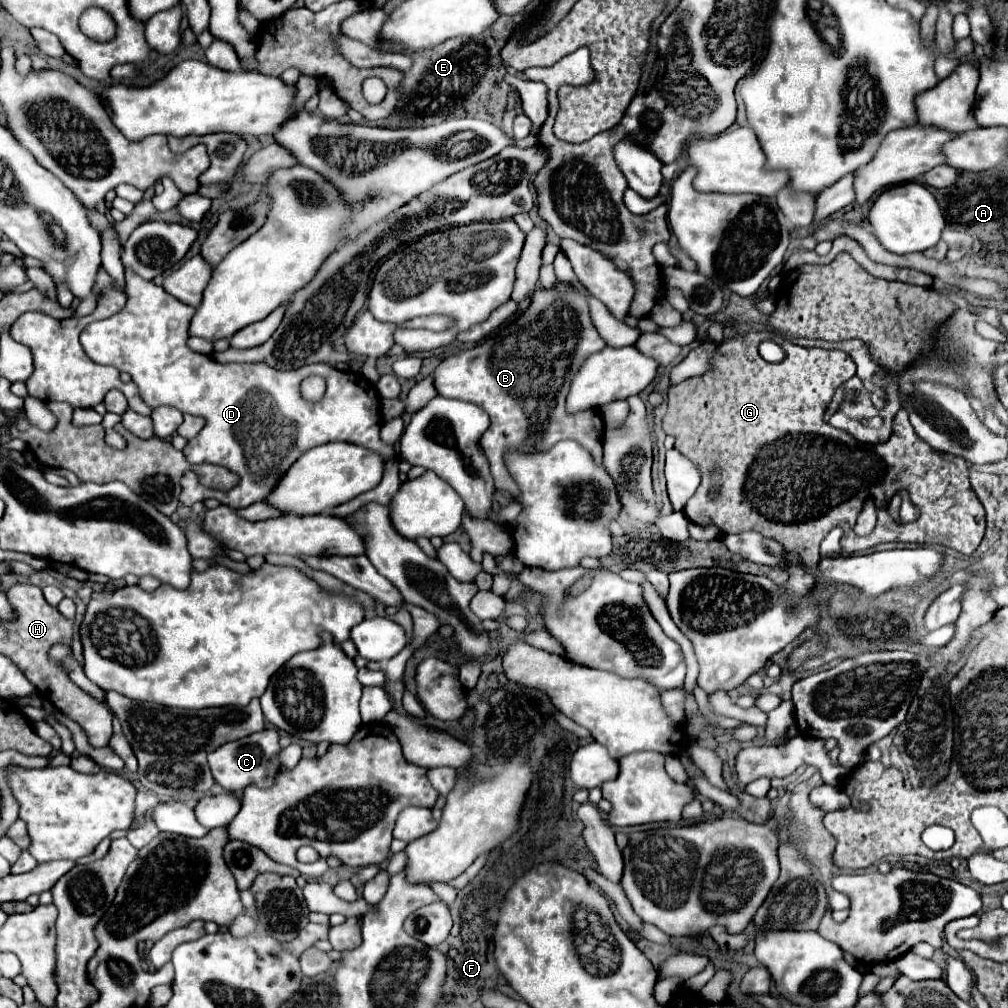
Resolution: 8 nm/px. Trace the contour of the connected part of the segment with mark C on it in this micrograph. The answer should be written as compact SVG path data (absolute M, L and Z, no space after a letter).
M261 730L237 742L219 746L215 752L209 754L209 766L215 782L219 782L225 788L225 792L243 792L245 786L251 784L257 784L259 788L269 788L271 782L277 778L277 772L281 772L279 754L281 746L277 730Z

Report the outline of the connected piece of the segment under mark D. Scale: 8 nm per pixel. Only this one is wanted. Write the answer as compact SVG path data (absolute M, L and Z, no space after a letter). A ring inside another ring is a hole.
M125 270L127 280L127 304L121 310L121 314L115 314L107 320L89 324L81 334L81 344L85 354L95 360L97 364L109 364L119 368L121 372L131 374L133 382L139 386L141 398L151 406L157 408L161 404L169 404L185 414L203 416L205 426L199 436L191 438L187 446L183 448L185 458L191 464L219 464L239 474L239 484L231 488L229 492L221 490L209 490L197 482L195 472L185 472L181 478L181 502L185 506L193 506L195 502L203 502L207 498L215 498L225 506L231 508L247 508L253 502L265 500L265 496L271 492L275 482L287 472L289 468L289 452L307 452L313 446L327 444L327 442L349 442L357 446L365 446L367 450L373 450L381 454L383 458L395 456L393 446L387 446L379 440L379 428L381 428L381 398L377 396L373 384L363 378L357 372L343 372L327 364L317 366L305 366L301 370L273 370L265 364L219 364L211 360L211 356L197 354L187 348L187 330L193 316L193 308L179 302L171 294L167 294L161 286L141 278L139 274L133 274L133 270ZM309 374L319 374L327 382L327 392L319 404L311 404L301 398L301 394L293 394L293 386L299 388L301 380Z

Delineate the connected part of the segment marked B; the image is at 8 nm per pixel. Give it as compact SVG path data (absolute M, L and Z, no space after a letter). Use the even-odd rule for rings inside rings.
M561 282L553 290L535 292L531 296L531 306L527 312L517 316L513 322L505 324L505 328L499 328L493 336L485 338L475 348L469 348L455 356L445 358L433 372L435 390L439 396L471 402L475 406L481 406L489 414L491 426L481 436L481 448L489 460L497 490L507 490L513 496L519 494L517 484L509 478L509 472L503 462L503 450L507 446L517 448L519 452L543 452L543 450L549 450L555 442L569 438L569 440L577 440L583 448L587 448L593 454L595 462L601 462L601 436L603 436L601 414L597 410L585 410L577 414L565 412L565 396L569 392L573 374L589 354L599 352L605 346L595 326L591 324L587 296L589 292L585 288L583 292L577 292L571 286ZM545 310L555 310L553 312L555 316L545 318Z

